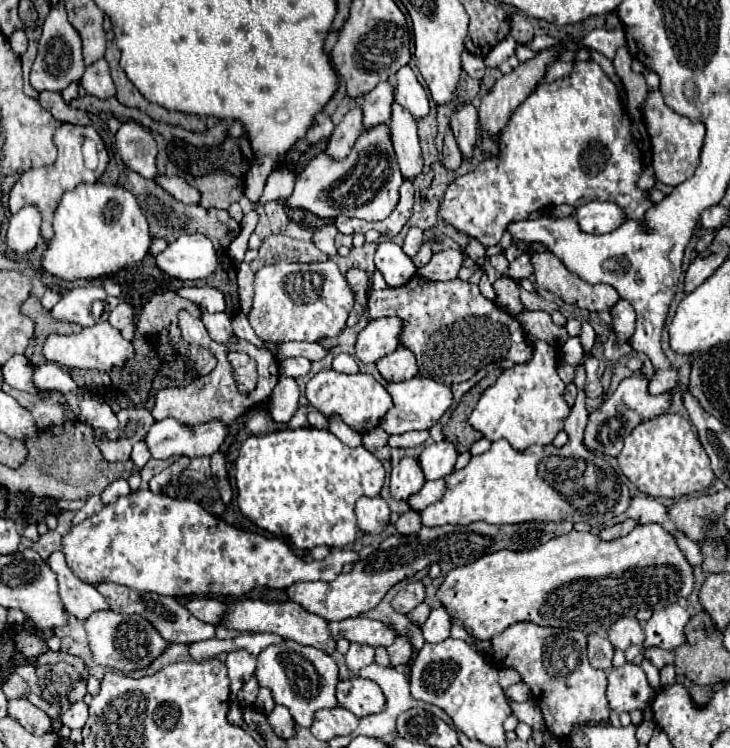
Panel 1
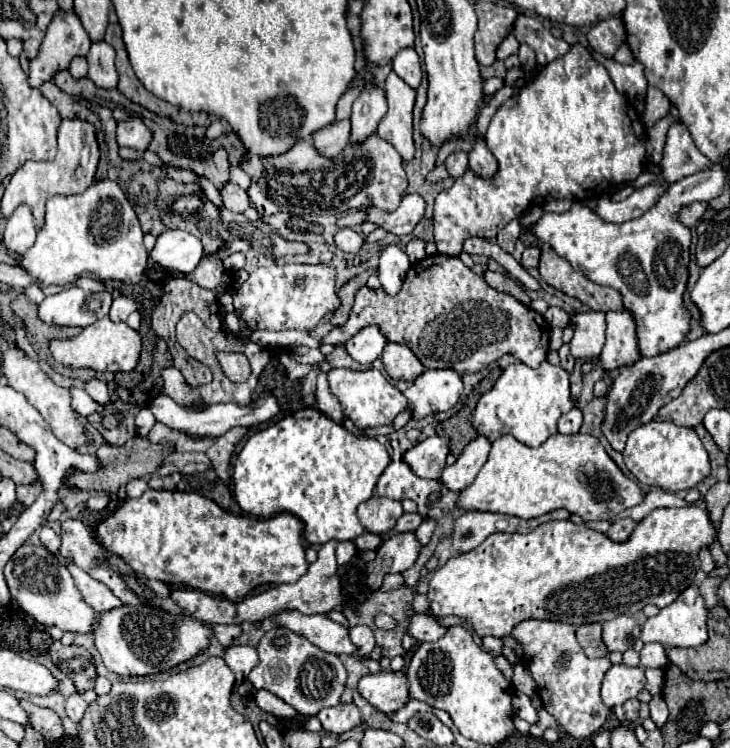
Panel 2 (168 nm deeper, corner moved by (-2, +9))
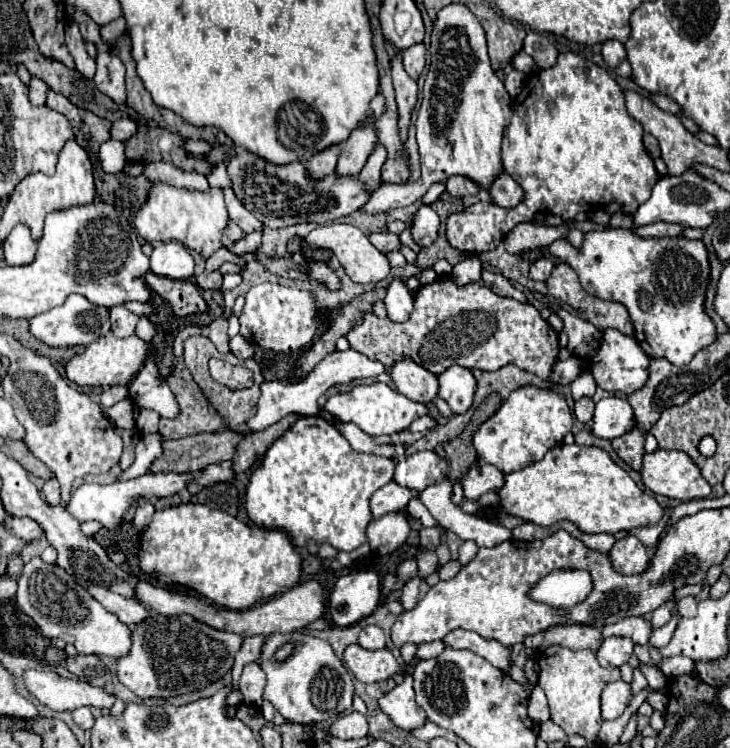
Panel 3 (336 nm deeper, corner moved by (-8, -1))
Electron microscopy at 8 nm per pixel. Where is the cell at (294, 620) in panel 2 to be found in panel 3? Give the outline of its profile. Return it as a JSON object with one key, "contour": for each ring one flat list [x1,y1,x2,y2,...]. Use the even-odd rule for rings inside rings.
{"contour":[[348,645,344,651,344,663,362,683,380,683,388,681,400,673,400,663,388,649,368,651,360,645]]}

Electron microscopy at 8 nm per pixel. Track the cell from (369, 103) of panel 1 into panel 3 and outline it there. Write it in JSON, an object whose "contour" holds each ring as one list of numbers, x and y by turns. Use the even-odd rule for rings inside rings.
{"contour":[[370,123,352,131,352,135,344,143,344,149,338,157,336,175,338,177,358,175,362,171,368,155,374,151,374,143,376,143,376,133]]}

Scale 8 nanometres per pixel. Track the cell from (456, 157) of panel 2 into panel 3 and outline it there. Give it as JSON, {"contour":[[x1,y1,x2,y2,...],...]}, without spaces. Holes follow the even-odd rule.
{"contour":[[454,175,446,181,446,191,450,197,454,199,462,199,462,197,470,197,470,195,476,195,478,193,478,185,466,177,460,177,460,175]]}

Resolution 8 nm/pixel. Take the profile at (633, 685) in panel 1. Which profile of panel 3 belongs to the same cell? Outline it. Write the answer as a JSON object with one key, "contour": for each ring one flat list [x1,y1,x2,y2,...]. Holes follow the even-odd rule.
{"contour":[[620,681,608,683,602,691,602,719,612,721,624,713,630,701,630,685]]}

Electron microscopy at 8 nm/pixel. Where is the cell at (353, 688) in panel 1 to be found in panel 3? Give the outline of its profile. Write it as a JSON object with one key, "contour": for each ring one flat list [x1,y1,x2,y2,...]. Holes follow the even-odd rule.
{"contour":[[406,675,404,683,396,685,390,693,386,693,380,699,380,709,402,729,412,731,422,727,428,717,424,709,414,701,414,689,412,689,412,677]]}

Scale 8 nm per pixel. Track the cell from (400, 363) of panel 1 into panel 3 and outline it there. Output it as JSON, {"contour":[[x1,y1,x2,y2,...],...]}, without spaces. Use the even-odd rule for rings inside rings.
{"contour":[[410,359,398,361,392,371,392,381,396,389,416,403,430,403,438,395,438,377]]}

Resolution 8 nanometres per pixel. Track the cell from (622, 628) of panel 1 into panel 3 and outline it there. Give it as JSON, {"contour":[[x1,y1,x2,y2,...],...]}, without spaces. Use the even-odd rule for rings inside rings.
{"contour":[[610,637,604,639,602,645,596,651,596,659,602,667,622,667,630,655,632,655,634,643,630,643,630,639,618,639,618,637]]}

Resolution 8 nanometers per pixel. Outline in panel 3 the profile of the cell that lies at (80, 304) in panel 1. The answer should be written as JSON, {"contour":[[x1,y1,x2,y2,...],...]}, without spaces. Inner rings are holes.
{"contour":[[70,295,70,297,64,301,64,305,54,307,54,309,42,313,42,315,32,317,32,319,28,321,30,333,32,333,38,341,42,341,42,343,46,343,46,345,50,345,50,347,74,347,74,345,84,345,84,347,86,347,86,345,98,341,100,337,104,337,104,335,108,333,108,323,100,323,100,313,98,313,98,309,96,309,96,311,90,309,90,313,88,313,86,305,88,305,86,297,82,297,82,295]]}

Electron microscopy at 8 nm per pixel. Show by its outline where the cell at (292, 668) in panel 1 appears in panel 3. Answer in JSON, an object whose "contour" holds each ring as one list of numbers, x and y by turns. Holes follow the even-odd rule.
{"contour":[[302,631,272,633,264,645,260,667,268,679,264,699,268,699,286,721,320,723,352,709,352,677,328,641]]}

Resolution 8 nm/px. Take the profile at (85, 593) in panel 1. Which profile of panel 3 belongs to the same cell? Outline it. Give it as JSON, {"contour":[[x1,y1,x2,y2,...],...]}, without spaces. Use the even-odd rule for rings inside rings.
{"contour":[[88,587,90,595,100,601,110,613,118,615,118,619,122,619,122,623,126,625,138,625,140,621,144,621,146,617,150,617,150,611,138,603,136,599,128,599,128,597,122,597,118,593,112,593,110,589,106,587]]}

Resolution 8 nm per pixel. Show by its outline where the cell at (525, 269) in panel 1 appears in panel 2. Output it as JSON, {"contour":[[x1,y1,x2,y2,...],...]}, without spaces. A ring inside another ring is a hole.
{"contour":[[526,247,524,253,522,253,520,265,522,265,524,269,532,269,532,267,538,267,538,261,540,261,540,249,536,249,536,247]]}

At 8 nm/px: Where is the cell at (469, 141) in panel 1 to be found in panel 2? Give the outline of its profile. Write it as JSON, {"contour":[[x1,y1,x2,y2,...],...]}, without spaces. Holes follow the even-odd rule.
{"contour":[[474,139,474,147,468,153,468,159,470,159,470,169,476,175,490,177,496,171,496,159,488,151,488,147,486,147,486,143,482,139]]}

